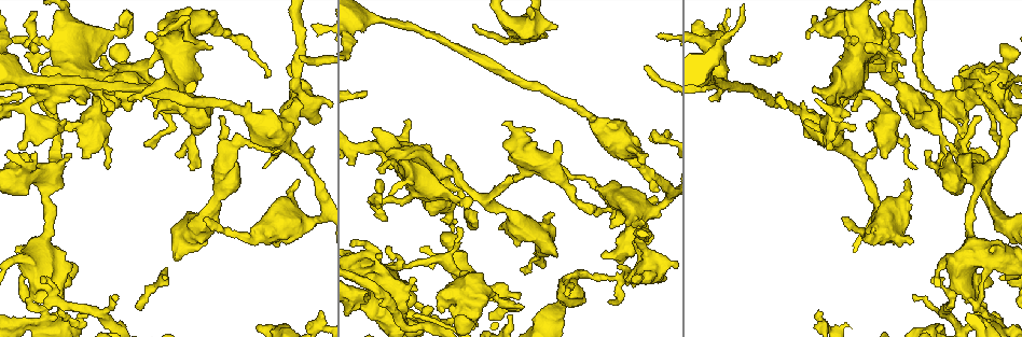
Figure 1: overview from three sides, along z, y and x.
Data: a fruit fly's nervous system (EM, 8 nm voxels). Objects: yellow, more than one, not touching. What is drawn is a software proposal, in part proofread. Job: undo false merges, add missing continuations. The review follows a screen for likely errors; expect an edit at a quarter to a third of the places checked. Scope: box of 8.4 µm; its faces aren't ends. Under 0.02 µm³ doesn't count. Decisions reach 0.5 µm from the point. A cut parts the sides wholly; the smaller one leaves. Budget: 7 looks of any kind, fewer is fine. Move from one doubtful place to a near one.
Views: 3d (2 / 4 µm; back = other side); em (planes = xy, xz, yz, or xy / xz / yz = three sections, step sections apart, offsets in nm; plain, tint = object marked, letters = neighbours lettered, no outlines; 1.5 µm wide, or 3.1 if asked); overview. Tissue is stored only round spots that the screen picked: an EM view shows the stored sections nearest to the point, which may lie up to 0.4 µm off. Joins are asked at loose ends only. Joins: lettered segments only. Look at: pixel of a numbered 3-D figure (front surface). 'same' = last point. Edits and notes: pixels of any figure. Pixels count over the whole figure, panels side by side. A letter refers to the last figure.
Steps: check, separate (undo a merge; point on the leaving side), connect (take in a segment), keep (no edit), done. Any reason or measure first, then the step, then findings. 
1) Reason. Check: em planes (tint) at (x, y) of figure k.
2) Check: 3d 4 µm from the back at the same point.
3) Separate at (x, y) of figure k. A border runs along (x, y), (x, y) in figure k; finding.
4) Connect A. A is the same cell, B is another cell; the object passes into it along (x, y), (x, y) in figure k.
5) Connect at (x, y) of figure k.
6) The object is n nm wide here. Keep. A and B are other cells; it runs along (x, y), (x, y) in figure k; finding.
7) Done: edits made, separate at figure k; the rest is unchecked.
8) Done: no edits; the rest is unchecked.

Free end. Check: 3d 4 µm from the back at (841, 55) of figure 1.

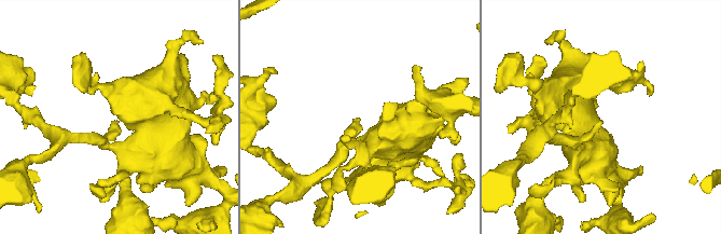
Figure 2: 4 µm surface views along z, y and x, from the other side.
Check: em planes (tint) at (600, 122) of figure 2.

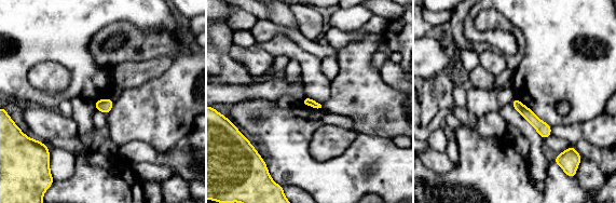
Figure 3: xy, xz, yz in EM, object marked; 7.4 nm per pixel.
Check: em planes (letters) at the same point.

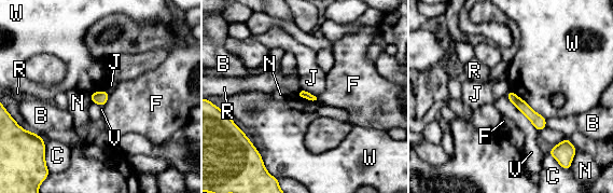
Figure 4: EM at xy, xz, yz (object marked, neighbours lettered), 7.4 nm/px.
Keep. B, C, F, J, N, R, V and W are other cells; none of them fits.

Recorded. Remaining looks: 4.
Free end. Check: em planes (letters) at (506, 124) of figure 1.

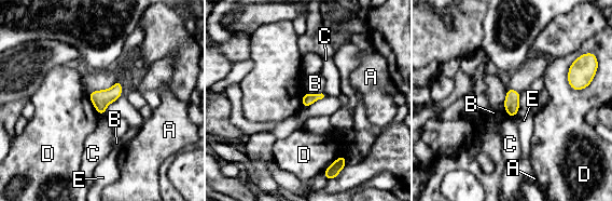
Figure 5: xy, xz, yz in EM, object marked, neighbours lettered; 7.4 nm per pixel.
Keep. A, B, C, D and E are other cells; a border runs along (576, 59), (568, 83), (579, 91) in figure 5; none of them fits.

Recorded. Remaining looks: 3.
Check: em planes (letters) at (519, 305) of figure 1.

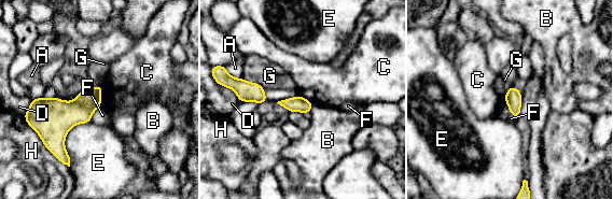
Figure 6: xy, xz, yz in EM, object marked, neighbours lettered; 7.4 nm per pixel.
Keep. A, B, C, D, E, F, G and H are other cells; a border runs along (102, 85), (100, 105) in figure 6; no lettered segment goes on from it.

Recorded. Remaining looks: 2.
Done: no edits; the rest is unchecked.

